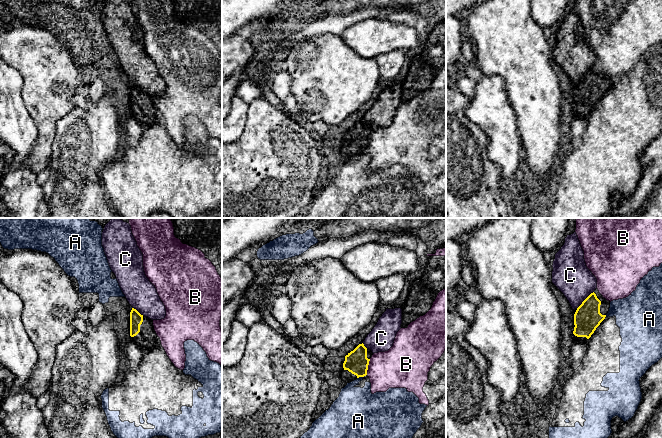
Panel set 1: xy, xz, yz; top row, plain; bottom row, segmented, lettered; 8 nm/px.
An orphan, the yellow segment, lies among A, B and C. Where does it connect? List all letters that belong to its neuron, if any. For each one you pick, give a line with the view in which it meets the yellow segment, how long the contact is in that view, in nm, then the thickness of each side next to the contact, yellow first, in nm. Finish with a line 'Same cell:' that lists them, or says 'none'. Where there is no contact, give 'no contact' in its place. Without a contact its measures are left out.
Same cell: none

